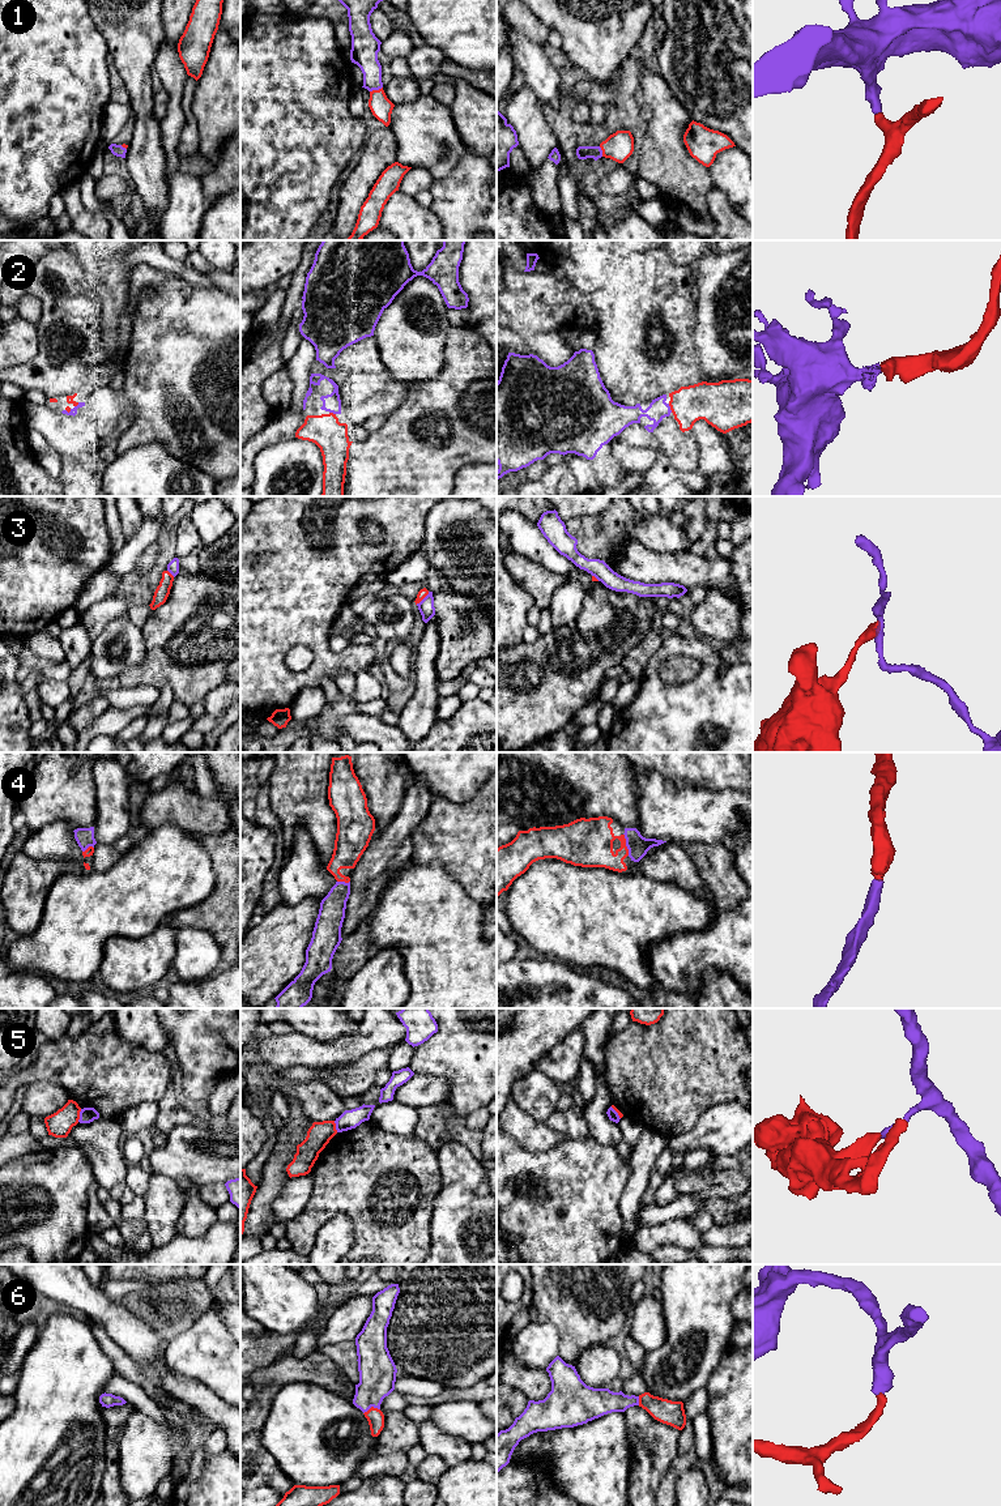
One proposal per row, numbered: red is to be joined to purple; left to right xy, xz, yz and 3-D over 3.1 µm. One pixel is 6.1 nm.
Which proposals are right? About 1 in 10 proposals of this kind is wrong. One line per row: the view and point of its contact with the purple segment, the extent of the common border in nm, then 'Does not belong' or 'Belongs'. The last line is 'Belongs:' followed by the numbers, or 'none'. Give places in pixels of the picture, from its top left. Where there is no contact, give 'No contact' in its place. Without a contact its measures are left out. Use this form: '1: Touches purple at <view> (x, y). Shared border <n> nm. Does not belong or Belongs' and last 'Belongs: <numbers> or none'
1: Touches purple at xz (375, 89). Shared border 90 nm. Belongs
2: Touches purple at yz (669, 408). Shared border 60 nm. Belongs
3: Touches purple at xz (424, 598). Shared border 120 nm. Does not belong
4: Touches purple at yz (626, 844). Shared border 140 nm. Belongs
5: Touches purple at xy (80, 1116). Shared border 80 nm. Does not belong
6: Touches purple at xz (371, 1406). Shared border 110 nm. Belongs
Belongs: 1, 2, 4, 6

